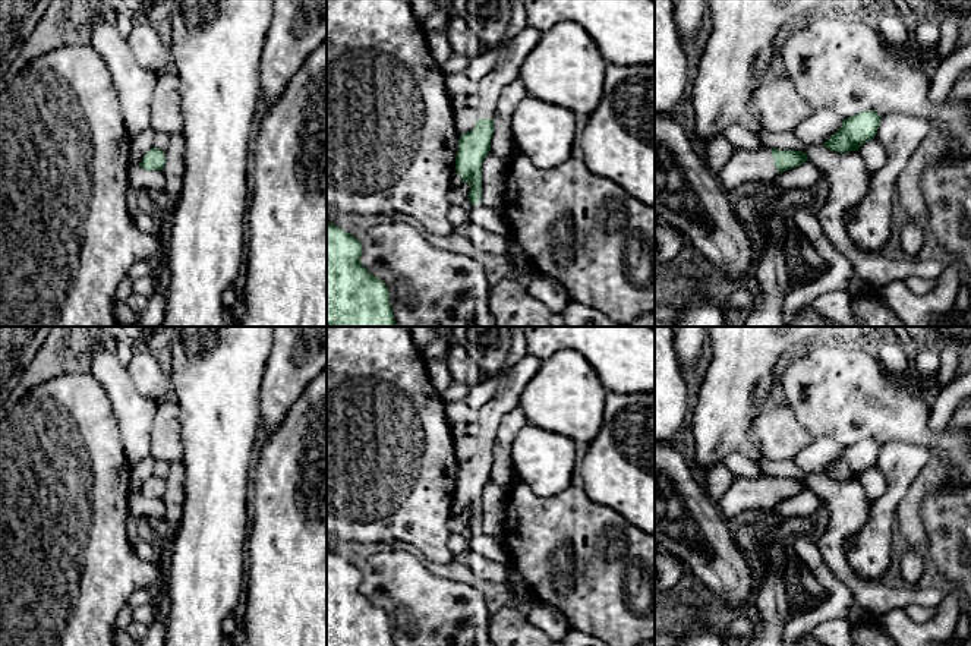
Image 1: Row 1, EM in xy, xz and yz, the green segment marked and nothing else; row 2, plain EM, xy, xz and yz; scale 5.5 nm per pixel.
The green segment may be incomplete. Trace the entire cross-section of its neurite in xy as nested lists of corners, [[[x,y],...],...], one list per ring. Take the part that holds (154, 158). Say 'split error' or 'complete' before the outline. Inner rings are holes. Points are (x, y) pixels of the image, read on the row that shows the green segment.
complete; [[[154,146],[144,155],[139,167],[148,171],[154,171],[154,170],[163,170],[164,164],[165,164],[164,152]]]

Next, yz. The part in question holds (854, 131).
complete; [[[861,111],[844,119],[839,130],[823,146],[835,152],[858,151],[858,148],[877,135],[882,117],[873,111]]]

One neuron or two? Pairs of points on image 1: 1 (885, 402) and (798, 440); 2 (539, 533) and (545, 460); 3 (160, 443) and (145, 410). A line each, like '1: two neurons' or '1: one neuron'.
1: two neurons
2: two neurons
3: two neurons

